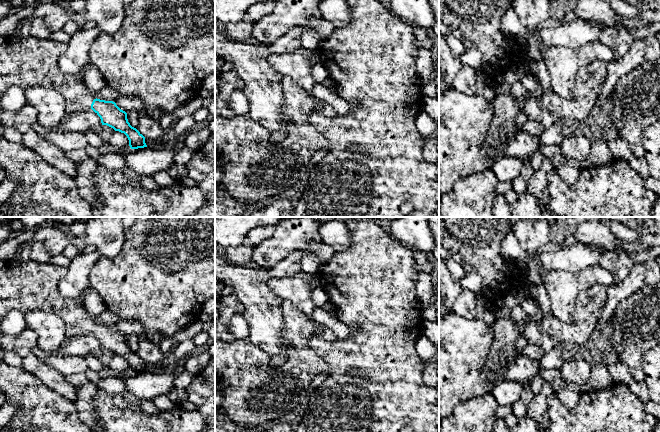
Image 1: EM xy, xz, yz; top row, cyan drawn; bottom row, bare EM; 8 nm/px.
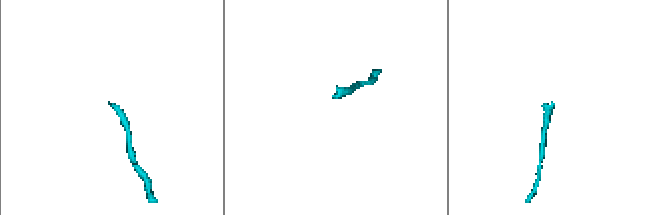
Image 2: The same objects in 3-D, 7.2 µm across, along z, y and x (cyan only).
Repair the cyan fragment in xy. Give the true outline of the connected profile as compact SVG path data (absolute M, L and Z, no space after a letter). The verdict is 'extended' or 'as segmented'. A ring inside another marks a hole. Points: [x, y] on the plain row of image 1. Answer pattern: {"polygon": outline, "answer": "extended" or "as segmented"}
{"polygon": "M18 252L12 260L0 259L0 322L14 309L23 313L35 310L48 311L64 321L68 338L93 334L100 341L102 349L107 349L127 360L131 373L147 371L145 361L130 349L127 337L115 326L97 323L82 303L78 300L66 299L61 295L58 283L67 271L68 267L51 262L38 264L32 260L24 261L19 257Z", "answer": "extended"}

